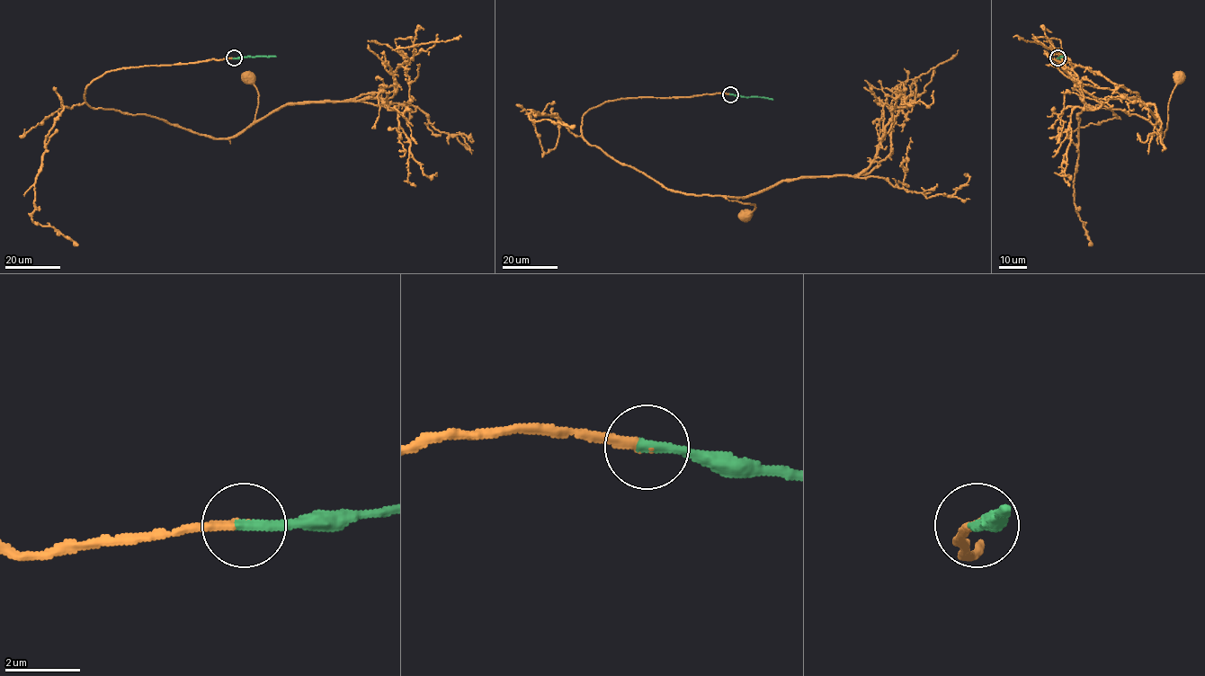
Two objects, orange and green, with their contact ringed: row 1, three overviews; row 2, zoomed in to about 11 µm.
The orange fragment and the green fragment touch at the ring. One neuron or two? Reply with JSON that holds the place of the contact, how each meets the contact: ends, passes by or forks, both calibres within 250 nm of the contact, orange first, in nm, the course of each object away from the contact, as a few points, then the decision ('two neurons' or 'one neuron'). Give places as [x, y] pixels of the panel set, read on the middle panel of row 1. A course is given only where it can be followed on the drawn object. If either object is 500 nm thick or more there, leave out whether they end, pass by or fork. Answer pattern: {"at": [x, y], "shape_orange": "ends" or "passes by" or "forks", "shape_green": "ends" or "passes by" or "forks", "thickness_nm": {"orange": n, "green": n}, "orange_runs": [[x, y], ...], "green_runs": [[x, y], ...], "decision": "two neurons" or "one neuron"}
{"at": [730, 94], "shape_orange": "ends", "shape_green": "ends", "thickness_nm": {"orange": 140, "green": 280}, "orange_runs": [[730, 94], [604, 102], [583, 116], [581, 134], [590, 145], [667, 189], [734, 196], [754, 205], [745, 215]], "green_runs": [[730, 94], [772, 100]], "decision": "one neuron"}

